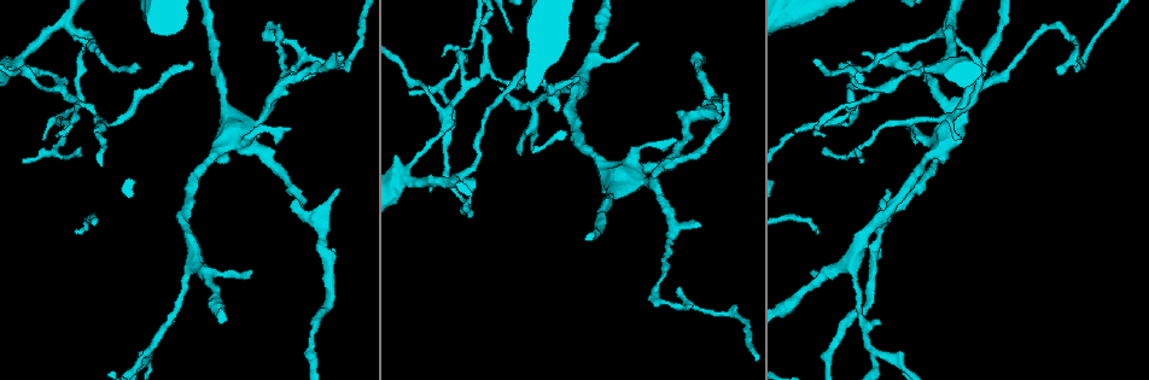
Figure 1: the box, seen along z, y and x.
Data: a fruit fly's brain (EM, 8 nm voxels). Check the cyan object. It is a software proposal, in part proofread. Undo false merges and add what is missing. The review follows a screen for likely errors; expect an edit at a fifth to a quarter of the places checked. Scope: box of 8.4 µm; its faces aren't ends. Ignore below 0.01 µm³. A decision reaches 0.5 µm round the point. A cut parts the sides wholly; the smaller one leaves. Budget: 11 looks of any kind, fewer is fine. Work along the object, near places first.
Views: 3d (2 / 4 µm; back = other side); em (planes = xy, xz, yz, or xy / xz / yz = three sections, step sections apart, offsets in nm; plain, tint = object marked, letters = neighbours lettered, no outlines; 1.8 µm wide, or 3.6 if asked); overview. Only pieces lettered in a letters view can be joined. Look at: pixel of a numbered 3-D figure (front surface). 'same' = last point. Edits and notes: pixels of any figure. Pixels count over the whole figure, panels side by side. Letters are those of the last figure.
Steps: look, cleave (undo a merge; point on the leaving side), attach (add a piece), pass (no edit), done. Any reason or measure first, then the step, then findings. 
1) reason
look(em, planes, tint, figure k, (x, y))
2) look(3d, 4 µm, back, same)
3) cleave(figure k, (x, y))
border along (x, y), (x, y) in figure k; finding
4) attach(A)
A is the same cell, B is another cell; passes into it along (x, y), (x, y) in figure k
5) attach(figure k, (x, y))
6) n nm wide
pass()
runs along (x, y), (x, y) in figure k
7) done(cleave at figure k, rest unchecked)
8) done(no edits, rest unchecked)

thin neck
look(em, 3.6 µm, planes, letters, figure 1, (630, 166))

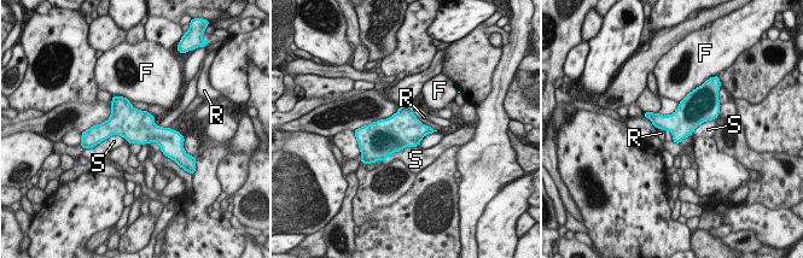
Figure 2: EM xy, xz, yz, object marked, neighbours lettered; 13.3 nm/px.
S touches over 500 nm
pass()
F, R and S are other cells; all the same neuron

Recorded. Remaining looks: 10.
branch stops here
look(3d, 2 µm, figure 1, (887, 191))

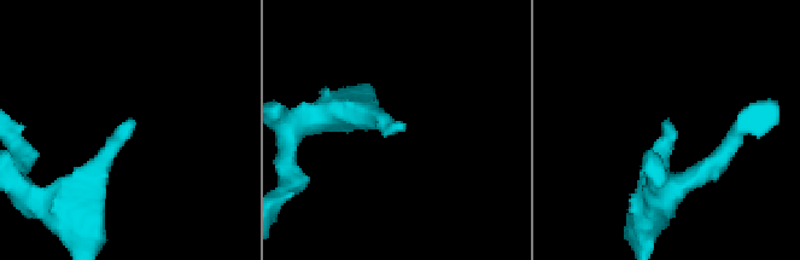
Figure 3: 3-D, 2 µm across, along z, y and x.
need the tissue
look(em, planes, letters, figure 3, (665, 123))

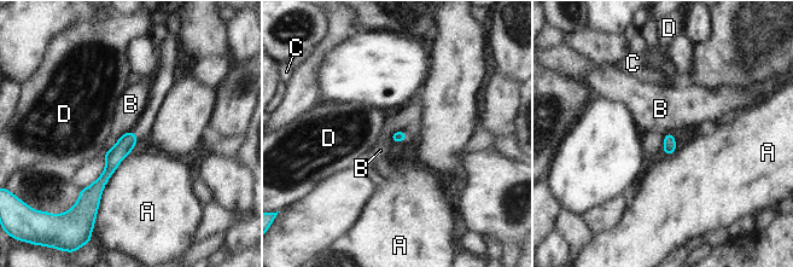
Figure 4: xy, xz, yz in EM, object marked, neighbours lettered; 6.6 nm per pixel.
A touches over 500 nm
pass()
A, B, C and D are other cells; no lettered piece goes on from it

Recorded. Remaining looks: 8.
an open end
look(em, planes, letters, figure 1, (701, 226))

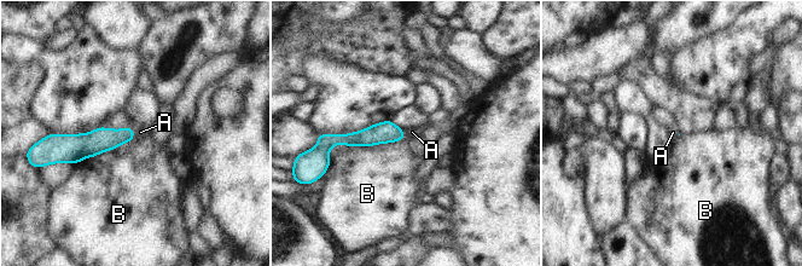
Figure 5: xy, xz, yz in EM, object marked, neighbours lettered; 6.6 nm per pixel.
attach(A)
A is the same cell, B is another cell; passes into it along (102, 139), (133, 133), (140, 132) in figure 5; it goes on there

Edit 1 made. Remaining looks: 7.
sharp bend
look(em, xz, step 16, tint, figure 1, (658, 283))

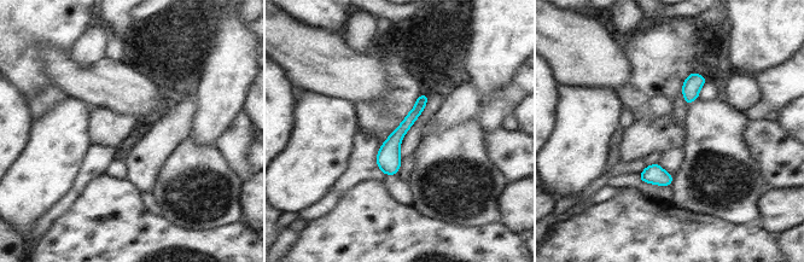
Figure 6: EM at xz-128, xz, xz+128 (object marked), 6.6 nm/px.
look(em, planes, tint, same)

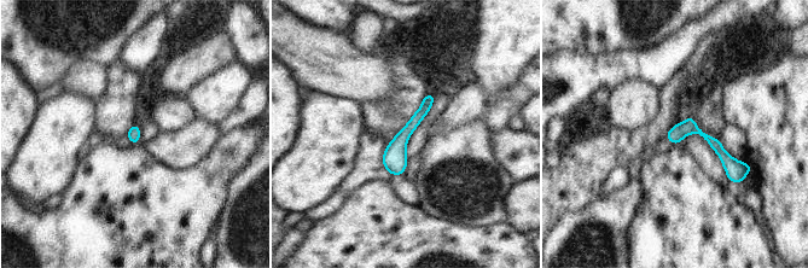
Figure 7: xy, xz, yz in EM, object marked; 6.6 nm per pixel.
see the neighbours
look(em, planes, letters, same)

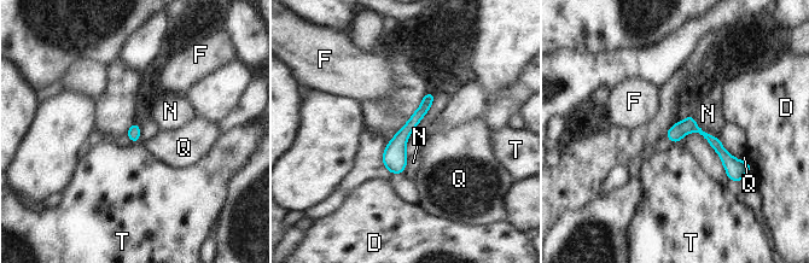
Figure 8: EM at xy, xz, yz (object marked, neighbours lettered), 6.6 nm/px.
N touches over 240 nm
pass()
D, F, N, Q and T are other cells; border along (139, 140), (133, 142) in figure 8; one neuron here

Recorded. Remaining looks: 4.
done(attach at figure 5, rest unchecked)

